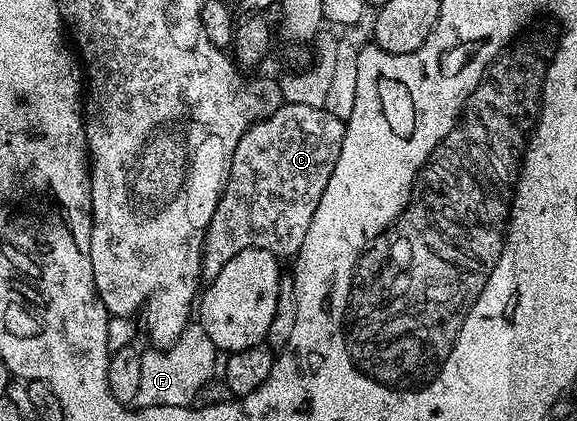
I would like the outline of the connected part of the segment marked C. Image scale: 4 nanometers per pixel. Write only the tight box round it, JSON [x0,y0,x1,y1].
[202,102,345,280]

